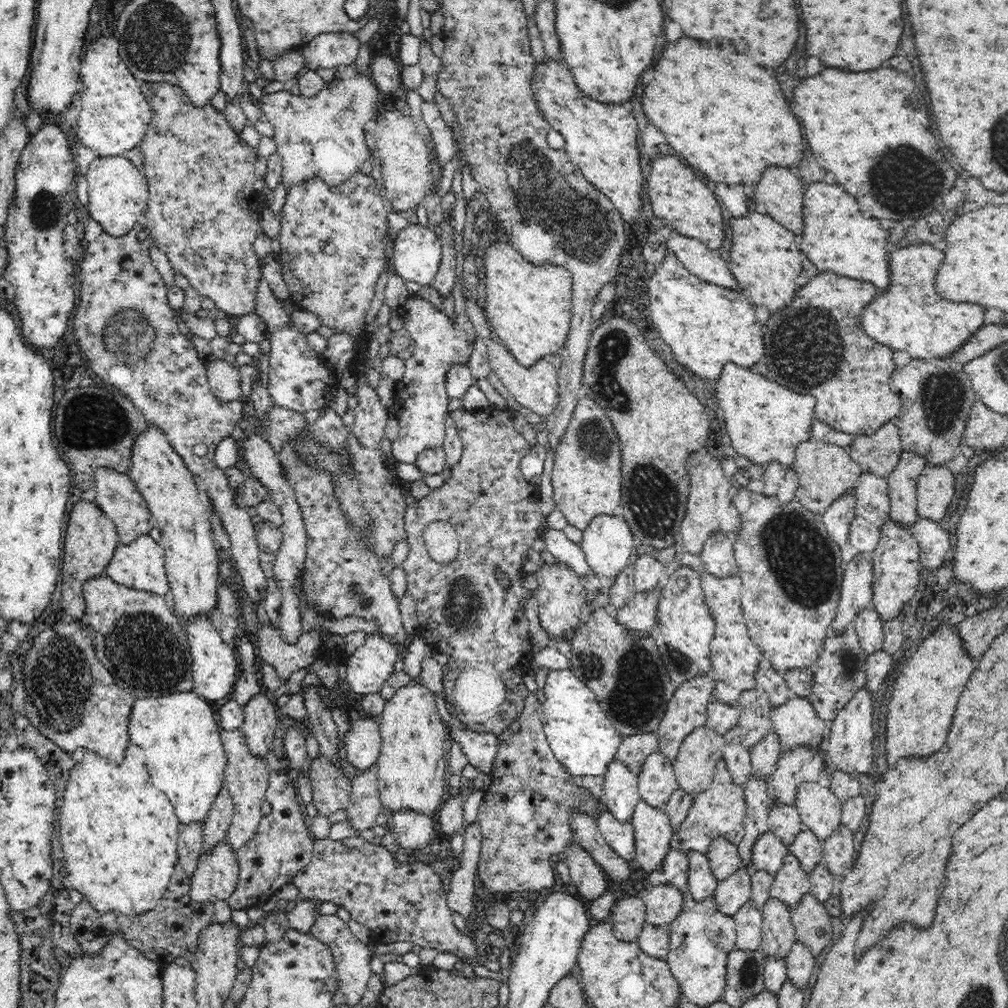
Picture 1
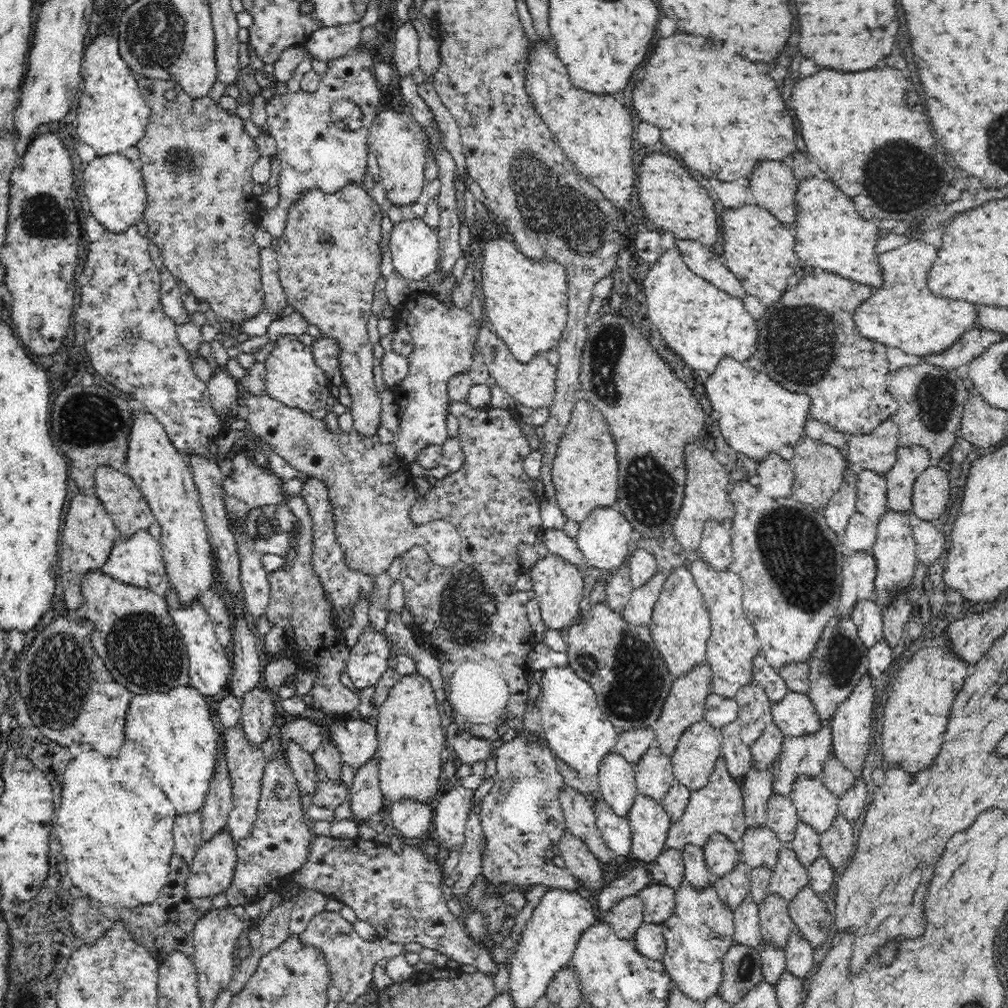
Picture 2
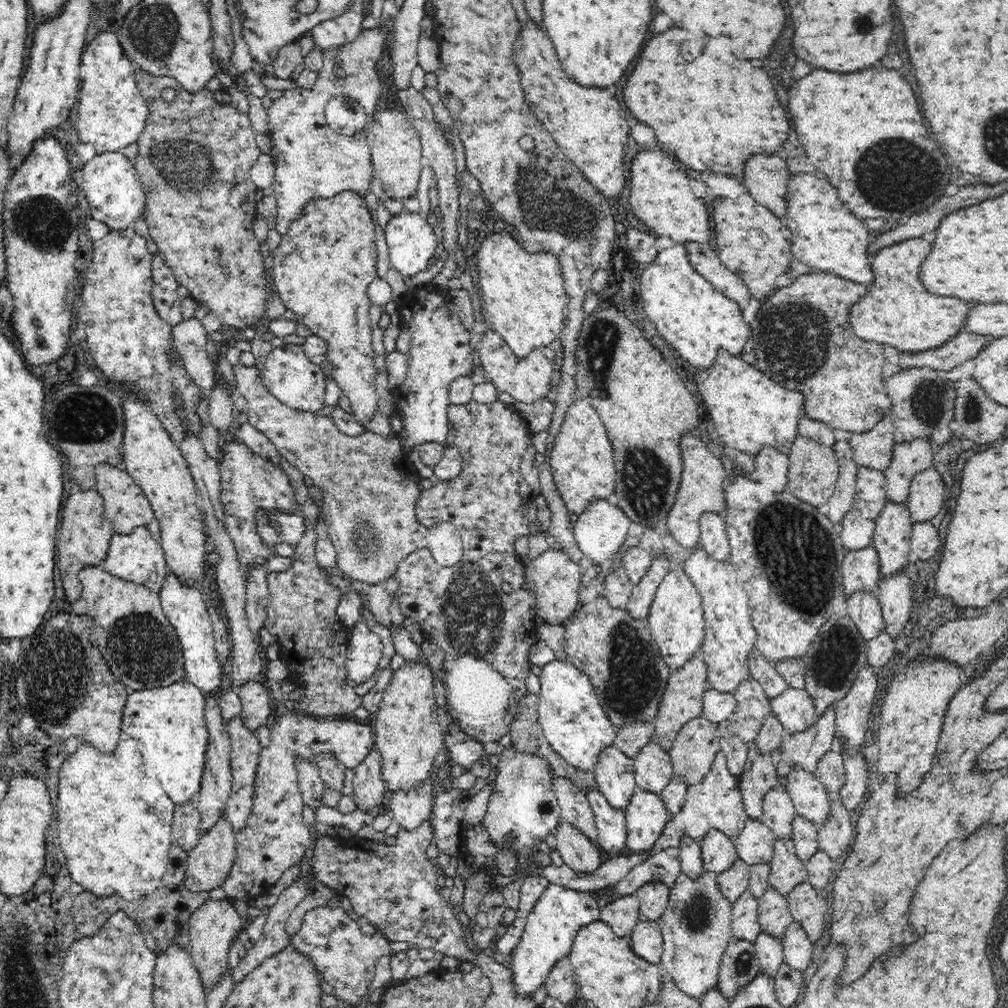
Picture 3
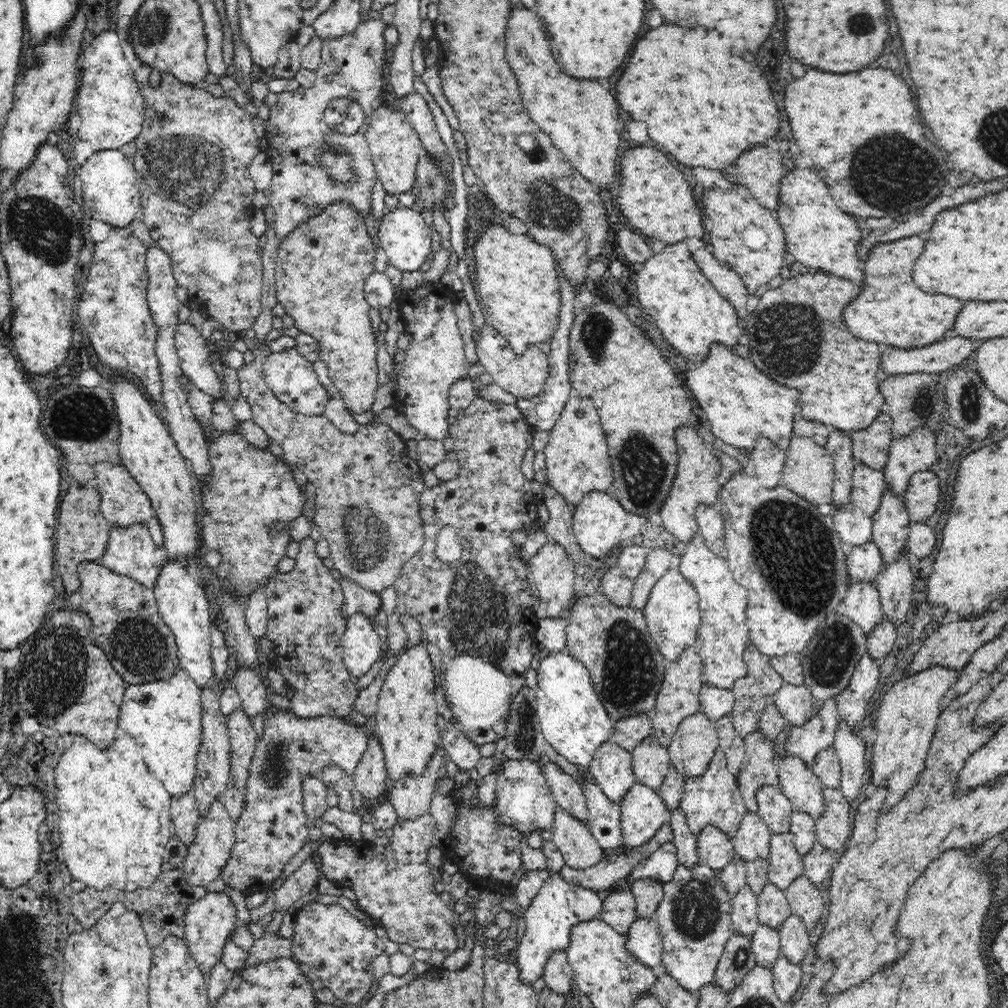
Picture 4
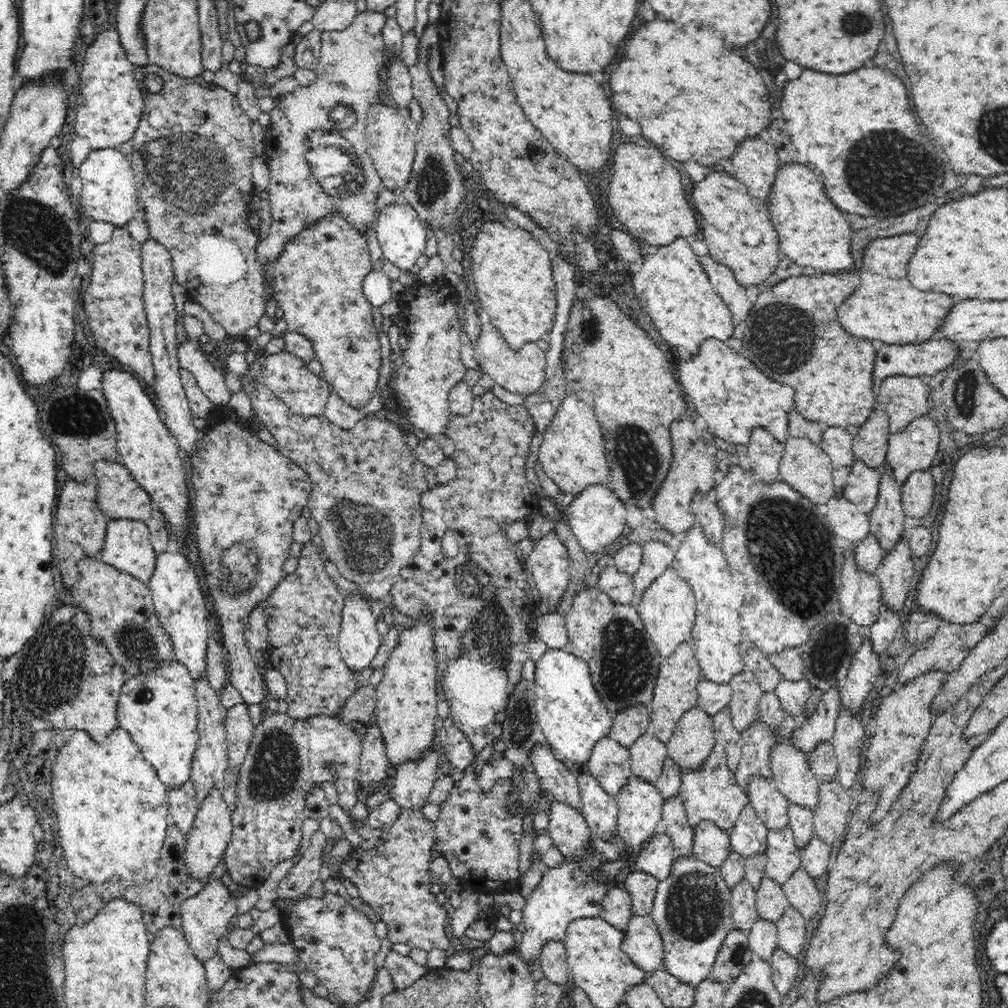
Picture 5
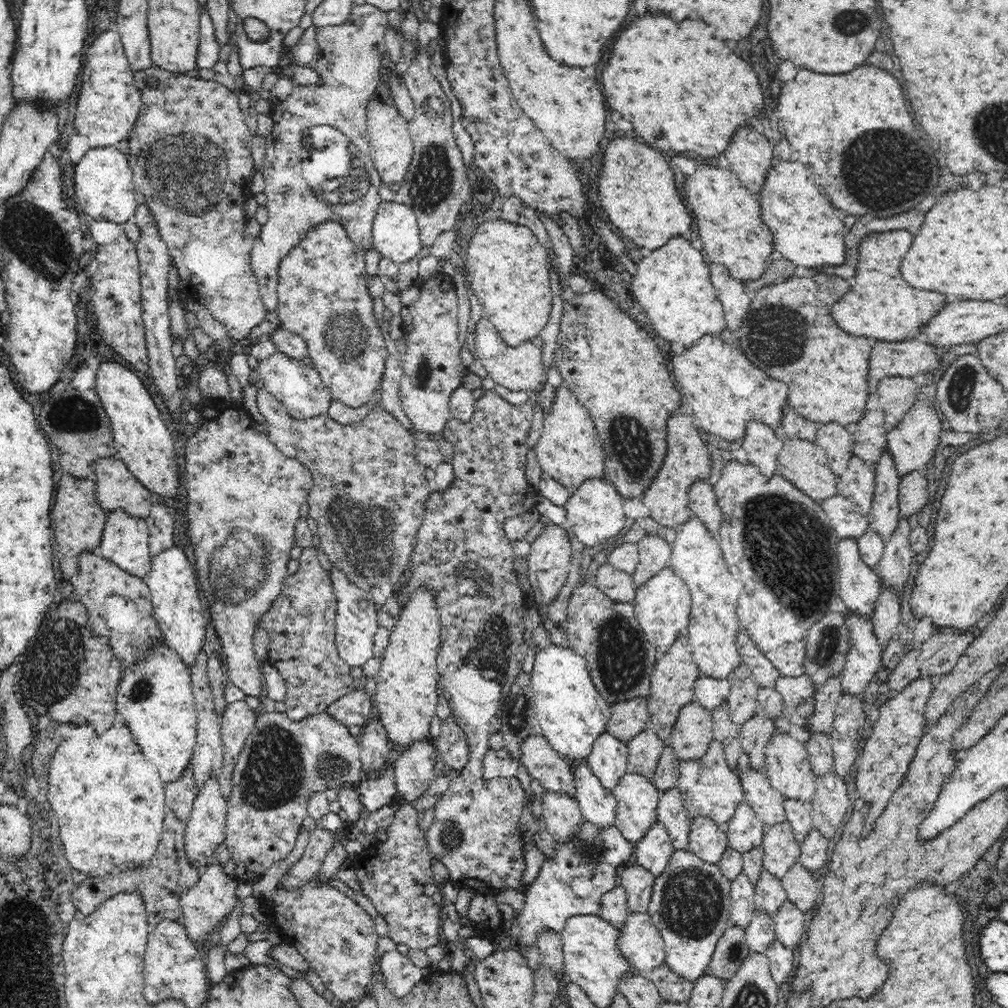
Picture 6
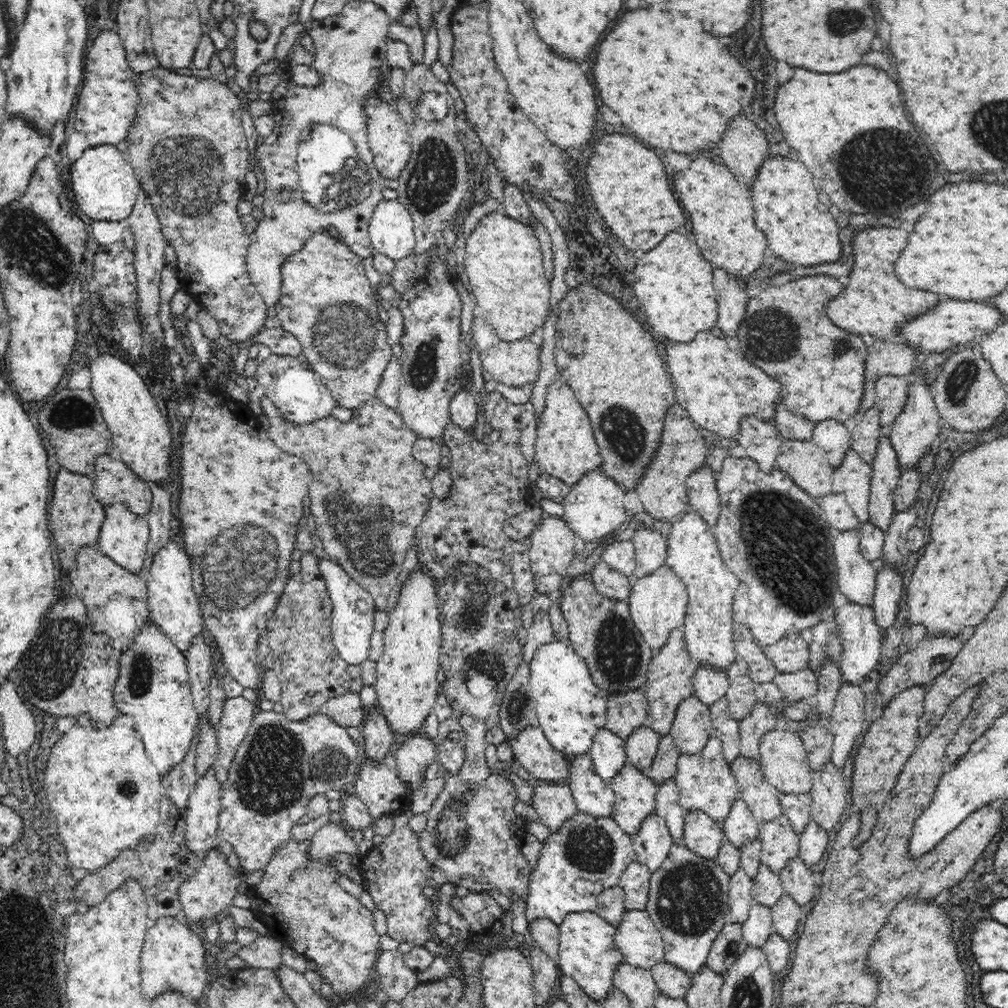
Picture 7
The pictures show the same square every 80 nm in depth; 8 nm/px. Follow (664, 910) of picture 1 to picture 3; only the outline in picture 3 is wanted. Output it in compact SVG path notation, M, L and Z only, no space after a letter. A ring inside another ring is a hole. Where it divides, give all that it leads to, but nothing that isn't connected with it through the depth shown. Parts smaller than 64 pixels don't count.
M646 883L633 894L639 898L639 920L657 921L666 907L670 888L662 883Z

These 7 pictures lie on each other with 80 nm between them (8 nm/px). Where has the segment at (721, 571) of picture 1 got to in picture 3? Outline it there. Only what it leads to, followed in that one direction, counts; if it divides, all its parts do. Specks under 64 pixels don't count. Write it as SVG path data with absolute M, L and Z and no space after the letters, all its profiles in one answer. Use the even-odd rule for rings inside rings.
M704 512L700 516L699 543L714 559L728 559L730 545L728 542L729 528L723 516L715 512Z

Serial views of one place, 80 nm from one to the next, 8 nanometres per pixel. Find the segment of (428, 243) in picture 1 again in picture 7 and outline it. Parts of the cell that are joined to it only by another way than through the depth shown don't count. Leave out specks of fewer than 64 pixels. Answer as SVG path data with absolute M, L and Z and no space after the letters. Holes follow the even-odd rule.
M383 198L375 206L368 232L375 252L385 254L394 261L412 255L416 244L414 221L398 198Z

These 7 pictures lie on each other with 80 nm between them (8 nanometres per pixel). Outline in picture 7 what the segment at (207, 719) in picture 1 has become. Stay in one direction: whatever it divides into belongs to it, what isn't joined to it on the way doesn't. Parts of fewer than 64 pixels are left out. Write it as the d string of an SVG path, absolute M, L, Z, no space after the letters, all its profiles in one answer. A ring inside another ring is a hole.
M144 621L131 638L131 645L119 652L114 700L121 714L133 717L134 726L142 734L146 754L150 755L152 764L161 776L166 776L184 760L199 722L189 685L186 657L152 621Z

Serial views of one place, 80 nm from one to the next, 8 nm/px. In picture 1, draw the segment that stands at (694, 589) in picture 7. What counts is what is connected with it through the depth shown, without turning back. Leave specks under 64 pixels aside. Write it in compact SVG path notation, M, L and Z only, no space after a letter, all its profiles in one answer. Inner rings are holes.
M705 571L699 574L700 586L705 594L707 608L715 620L714 638L710 642L711 675L714 679L713 696L720 702L732 706L744 690L758 688L755 681L758 664L764 660L759 646L749 635L744 613L740 608L740 576L716 575Z

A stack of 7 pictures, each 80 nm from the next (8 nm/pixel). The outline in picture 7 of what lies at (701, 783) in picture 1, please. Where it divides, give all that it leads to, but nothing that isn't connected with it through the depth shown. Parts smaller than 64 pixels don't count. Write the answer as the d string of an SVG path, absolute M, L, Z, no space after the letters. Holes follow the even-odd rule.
M695 696L679 702L670 733L680 754L700 753L712 735L711 730L709 705Z

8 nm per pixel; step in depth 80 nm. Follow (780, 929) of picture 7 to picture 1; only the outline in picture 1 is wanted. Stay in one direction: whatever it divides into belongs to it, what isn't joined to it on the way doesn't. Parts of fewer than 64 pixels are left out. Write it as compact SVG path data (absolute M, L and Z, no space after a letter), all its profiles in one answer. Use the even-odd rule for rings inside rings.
M796 940L785 957L787 978L797 986L800 990L808 989L808 981L813 975L814 967L816 966L816 958L810 948L806 944Z

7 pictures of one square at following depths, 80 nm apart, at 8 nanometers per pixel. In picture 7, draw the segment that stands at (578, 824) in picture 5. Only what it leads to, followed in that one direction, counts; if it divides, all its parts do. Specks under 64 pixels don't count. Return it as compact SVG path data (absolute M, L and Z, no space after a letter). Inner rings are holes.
M538 779L539 783L533 788L533 808L550 830L556 831L563 821L574 815L579 808L574 802L571 788L568 784L554 784L547 780Z

